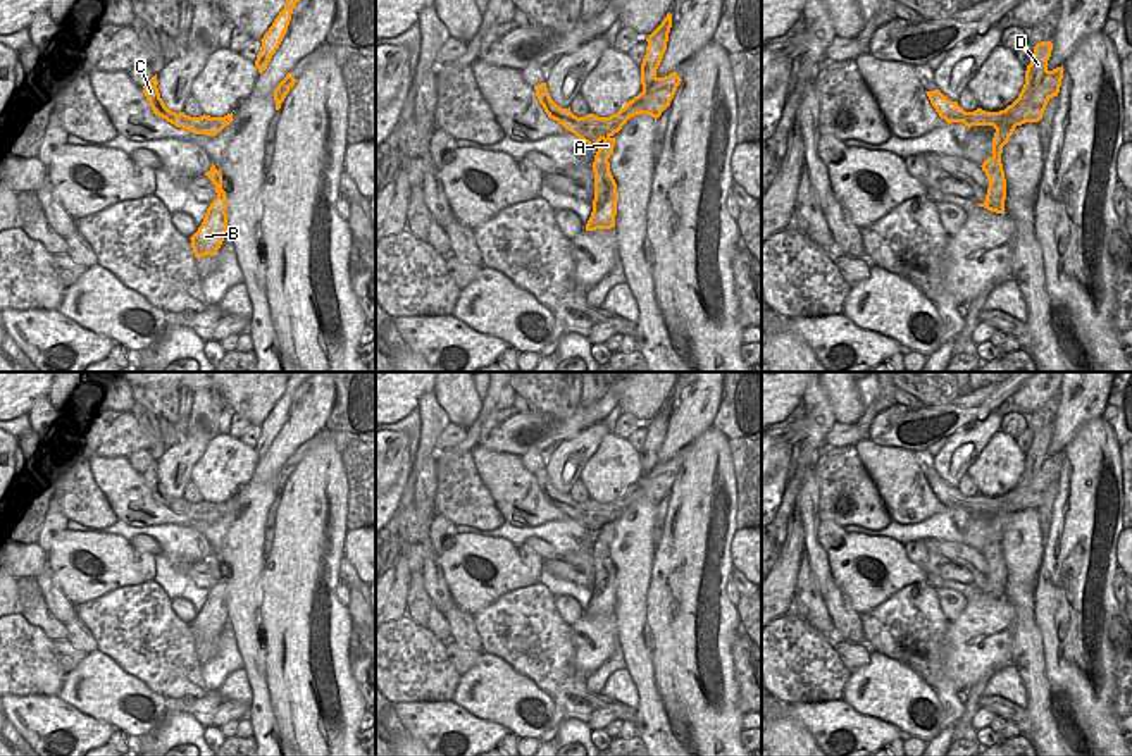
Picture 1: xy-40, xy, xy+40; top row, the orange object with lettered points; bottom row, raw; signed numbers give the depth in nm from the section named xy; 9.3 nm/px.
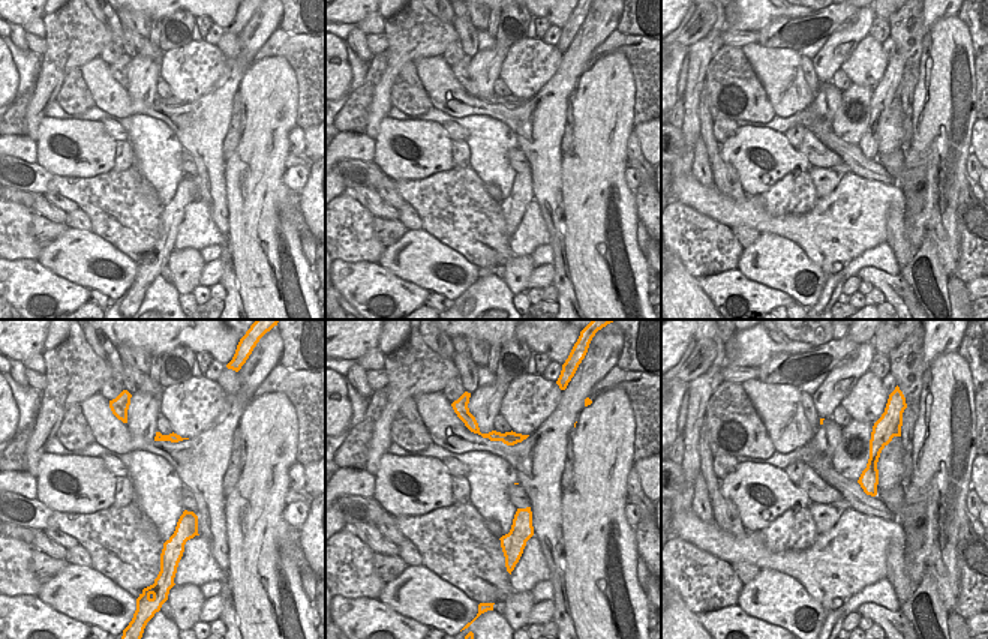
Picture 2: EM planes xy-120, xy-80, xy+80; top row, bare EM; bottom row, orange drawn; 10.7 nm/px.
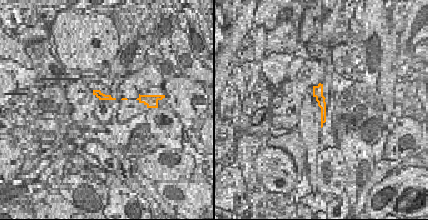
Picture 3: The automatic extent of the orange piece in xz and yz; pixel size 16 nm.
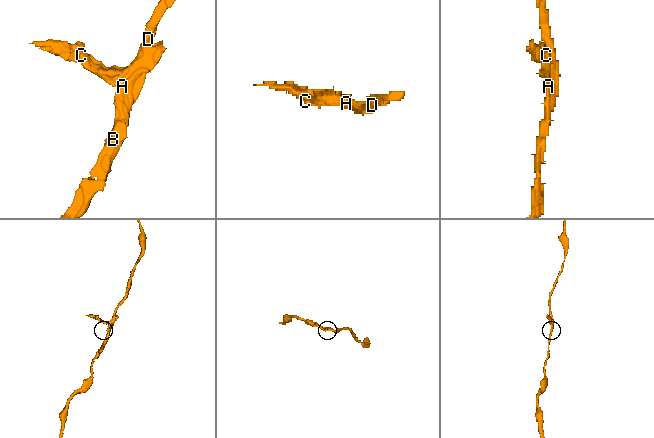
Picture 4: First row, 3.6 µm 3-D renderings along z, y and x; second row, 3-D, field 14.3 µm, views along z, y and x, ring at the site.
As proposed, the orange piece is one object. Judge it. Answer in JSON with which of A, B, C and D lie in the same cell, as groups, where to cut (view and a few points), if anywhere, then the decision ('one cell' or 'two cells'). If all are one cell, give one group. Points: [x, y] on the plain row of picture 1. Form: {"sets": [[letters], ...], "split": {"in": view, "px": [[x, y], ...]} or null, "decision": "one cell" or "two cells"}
{"sets": [["A", "C"], ["B", "D"]], "split": {"in": "xy+40", "px": [[1012, 489], [1017, 510]]}, "decision": "two cells"}

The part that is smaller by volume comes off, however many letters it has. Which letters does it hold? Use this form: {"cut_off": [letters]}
{"cut_off": ["A", "C"]}

